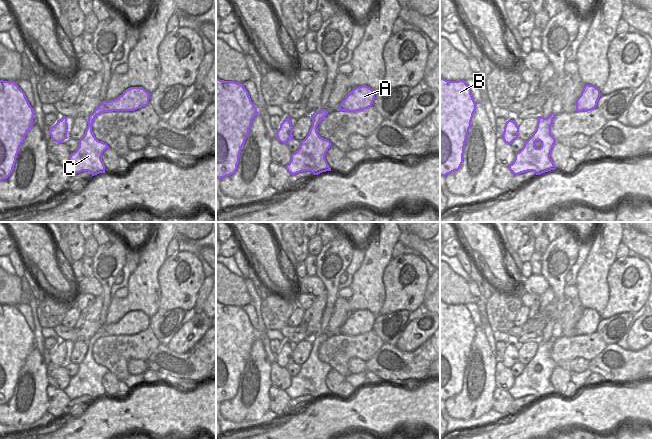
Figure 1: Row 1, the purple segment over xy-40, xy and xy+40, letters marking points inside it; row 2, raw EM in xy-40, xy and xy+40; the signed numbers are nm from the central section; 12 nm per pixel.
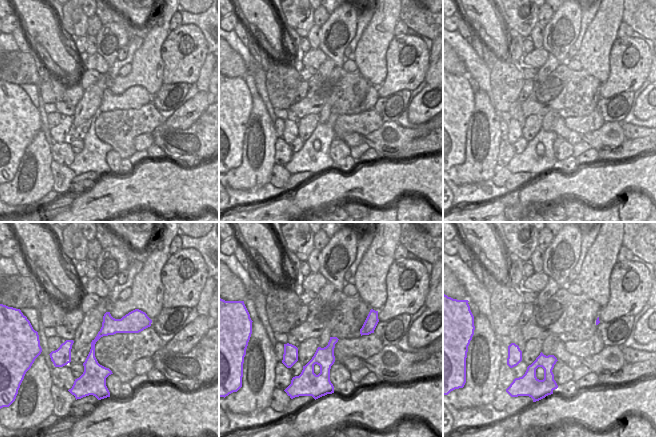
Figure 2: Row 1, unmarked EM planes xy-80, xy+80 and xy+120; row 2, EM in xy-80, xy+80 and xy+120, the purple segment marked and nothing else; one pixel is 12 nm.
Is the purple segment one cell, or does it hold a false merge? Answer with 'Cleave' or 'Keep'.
Keep.

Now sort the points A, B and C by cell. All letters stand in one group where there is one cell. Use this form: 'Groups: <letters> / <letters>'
Groups: A B C.

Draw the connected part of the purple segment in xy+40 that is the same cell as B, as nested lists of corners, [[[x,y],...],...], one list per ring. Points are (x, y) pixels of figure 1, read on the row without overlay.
[[[440,301],[440,400],[460,393],[476,330],[471,314],[464,304],[449,305]]]

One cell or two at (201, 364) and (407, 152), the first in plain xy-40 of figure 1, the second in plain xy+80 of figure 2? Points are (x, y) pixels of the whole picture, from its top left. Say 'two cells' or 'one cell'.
two cells

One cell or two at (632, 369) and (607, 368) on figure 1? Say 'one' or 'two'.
one

